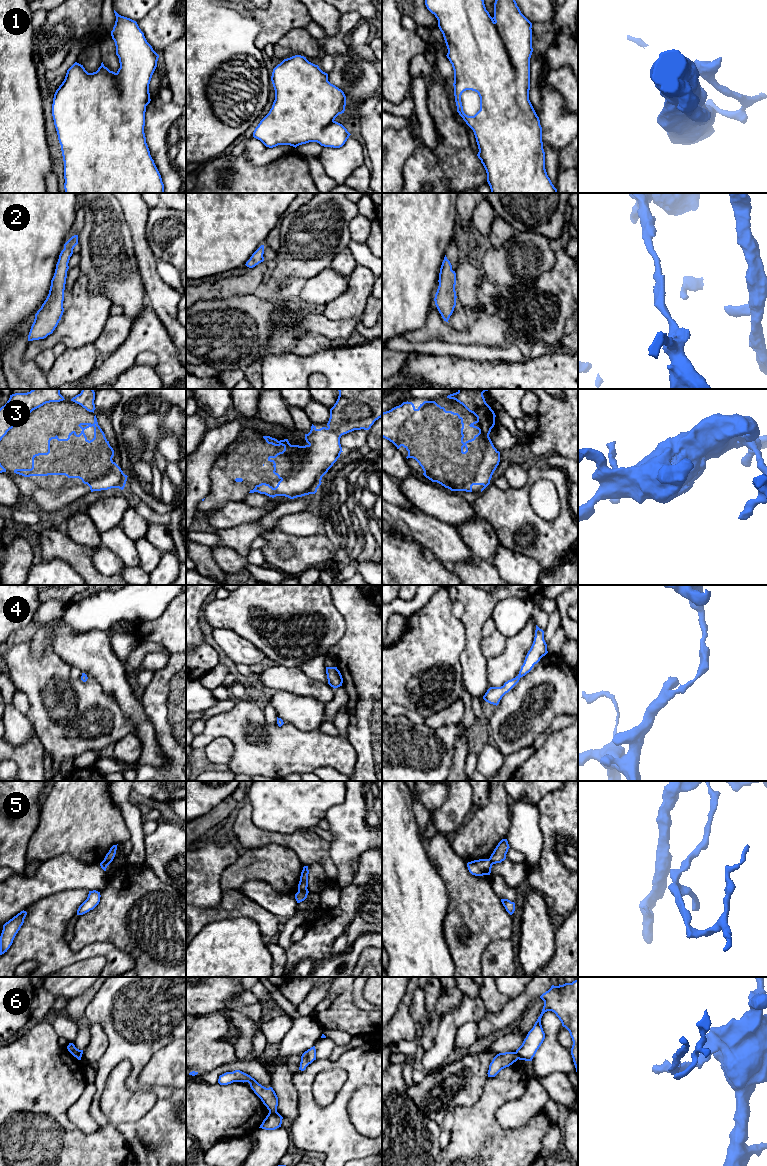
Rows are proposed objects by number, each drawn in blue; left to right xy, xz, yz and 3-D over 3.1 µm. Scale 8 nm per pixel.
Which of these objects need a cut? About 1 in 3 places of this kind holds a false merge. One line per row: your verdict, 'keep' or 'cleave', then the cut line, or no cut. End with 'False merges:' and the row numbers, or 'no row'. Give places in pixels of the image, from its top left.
1: keep; cut none
2: keep; cut none
3: keep; cut none
4: keep; cut none
5: cleave; cut xz (306, 888), (298, 891)
6: cleave; cut xz (269, 1110), (276, 1112)
False merges: 5, 6

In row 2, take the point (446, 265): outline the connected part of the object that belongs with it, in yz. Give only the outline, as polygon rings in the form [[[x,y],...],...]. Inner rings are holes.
[[[446,255],[439,273],[439,286],[435,294],[435,305],[444,321],[448,322],[456,306],[456,273]],[[448,322],[449,323],[449,322]]]

